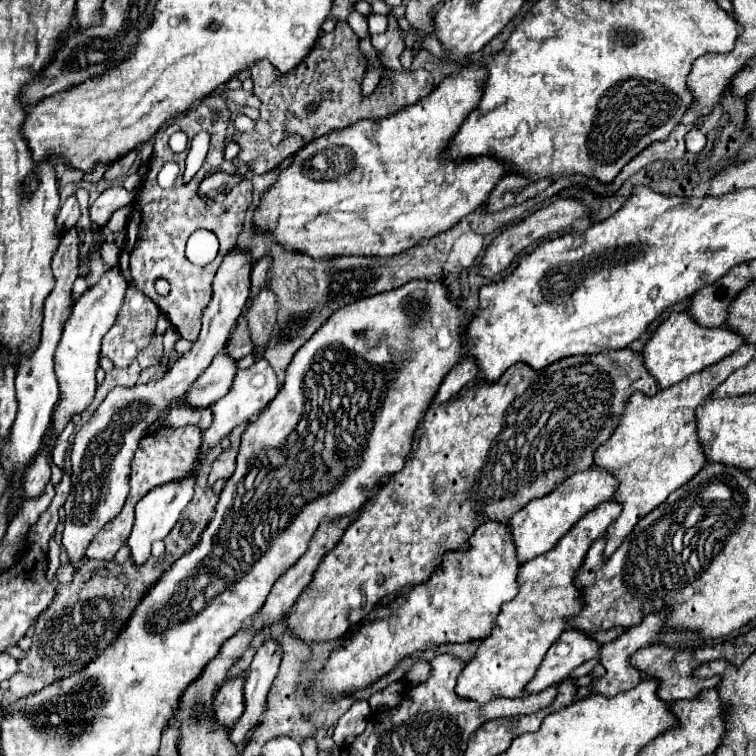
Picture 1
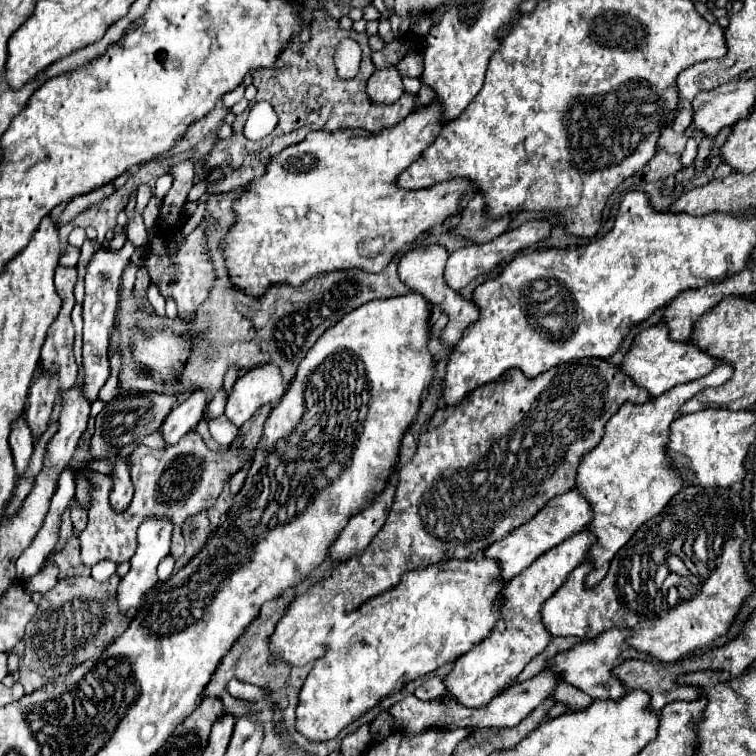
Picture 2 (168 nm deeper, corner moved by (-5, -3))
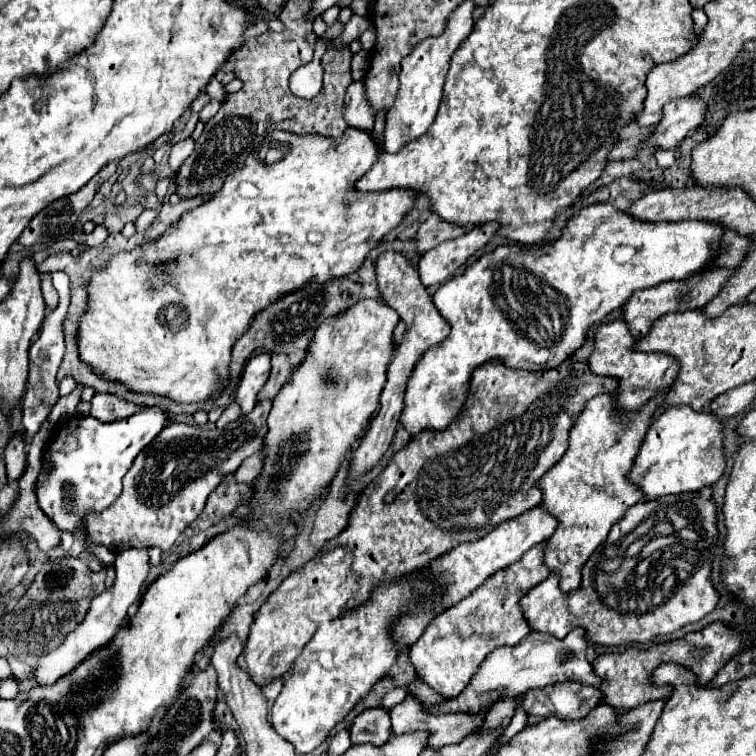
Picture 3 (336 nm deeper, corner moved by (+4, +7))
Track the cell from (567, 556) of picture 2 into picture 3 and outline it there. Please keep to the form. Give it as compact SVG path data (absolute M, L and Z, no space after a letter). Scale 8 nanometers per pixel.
M544 544L530 548L516 564L492 574L478 590L468 598L436 616L424 630L420 640L410 648L410 662L416 676L428 682L444 698L458 696L470 682L482 660L498 646L516 646L530 628L520 614L520 598L542 580L548 578L550 570L542 564Z

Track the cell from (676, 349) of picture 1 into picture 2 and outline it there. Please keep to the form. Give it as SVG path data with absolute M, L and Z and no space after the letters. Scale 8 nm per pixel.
M657 324L635 336L633 346L631 346L629 354L625 356L621 368L625 370L627 376L633 378L633 382L637 386L647 388L651 398L657 398L677 384L685 384L685 382L697 380L701 376L707 376L717 364L719 364L719 360L713 360L713 356L709 352L701 350L699 346L695 346L691 342L673 340L669 328L665 324Z

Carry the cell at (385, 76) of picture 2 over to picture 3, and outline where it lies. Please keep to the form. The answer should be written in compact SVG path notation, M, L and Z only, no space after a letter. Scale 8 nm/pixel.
M352 82L348 86L346 102L344 102L344 122L350 128L358 128L364 132L370 132L374 128L374 114L372 108L368 108L362 82Z

